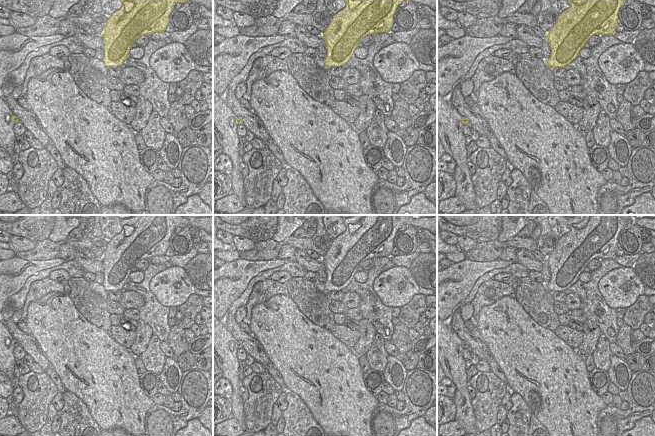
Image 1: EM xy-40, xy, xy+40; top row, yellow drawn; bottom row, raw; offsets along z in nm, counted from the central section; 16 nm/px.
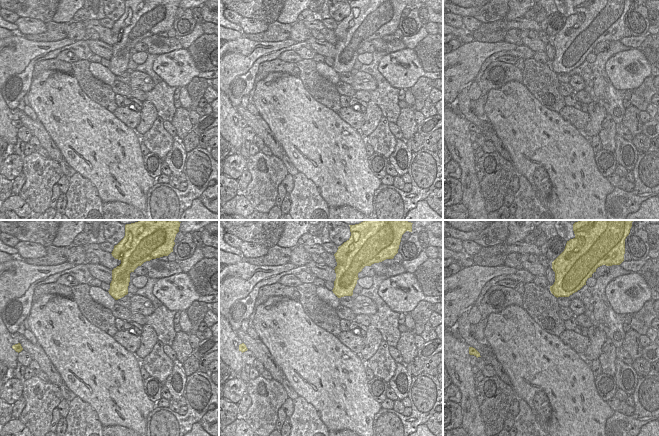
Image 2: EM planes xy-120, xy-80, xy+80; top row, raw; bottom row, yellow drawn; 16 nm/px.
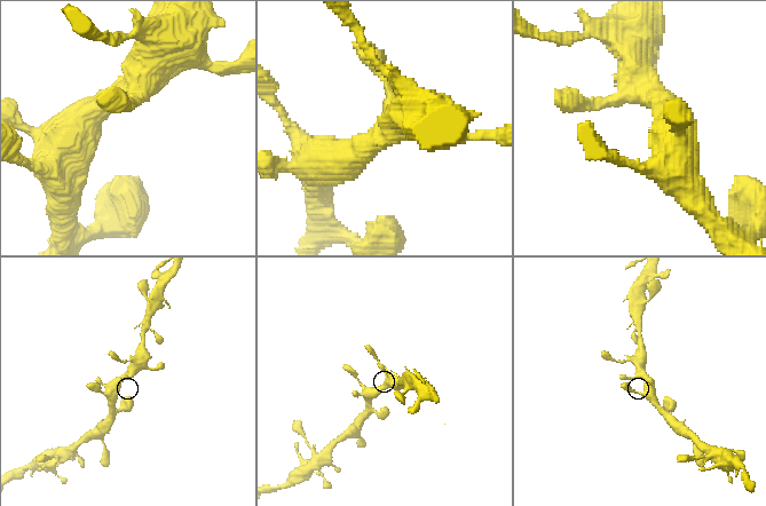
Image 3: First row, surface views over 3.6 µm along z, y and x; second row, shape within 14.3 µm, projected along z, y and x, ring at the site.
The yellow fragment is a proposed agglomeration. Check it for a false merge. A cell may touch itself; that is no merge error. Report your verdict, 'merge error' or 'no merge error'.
no merge error

